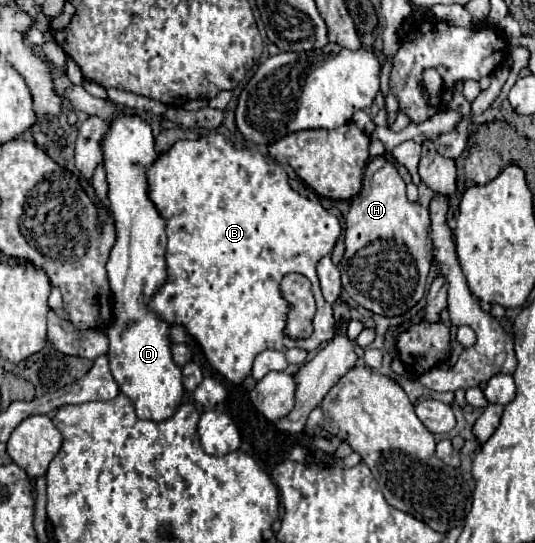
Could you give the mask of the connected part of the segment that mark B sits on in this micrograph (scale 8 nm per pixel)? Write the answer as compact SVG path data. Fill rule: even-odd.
M208 133L204 135L202 139L198 141L178 141L174 143L166 153L162 153L154 165L150 167L148 171L148 185L150 185L150 199L154 201L156 209L160 211L160 215L166 219L166 233L168 233L168 247L166 247L166 265L168 265L168 281L166 285L160 287L160 291L152 297L150 301L150 309L154 313L158 313L162 319L166 319L168 323L172 325L182 325L186 327L186 331L200 343L204 355L208 357L210 365L220 373L224 375L228 381L232 383L242 383L246 377L250 377L250 369L252 369L252 361L258 353L266 351L266 349L276 349L276 351L282 351L286 353L288 349L292 347L300 347L300 349L306 349L306 351L312 351L316 349L318 345L330 341L334 337L334 315L332 315L332 305L328 305L320 293L320 285L318 285L318 277L316 277L316 263L320 261L320 257L332 253L334 249L334 243L340 235L340 221L330 215L320 203L312 203L310 199L298 195L290 183L288 183L288 175L286 171L274 163L274 161L268 161L260 151L256 149L236 149L224 135L220 133ZM286 273L302 273L310 279L312 287L314 287L314 299L316 299L316 331L312 337L308 337L306 341L292 341L288 337L282 335L282 329L284 329L284 319L286 319L286 311L288 311L288 303L282 299L280 295L280 281Z

